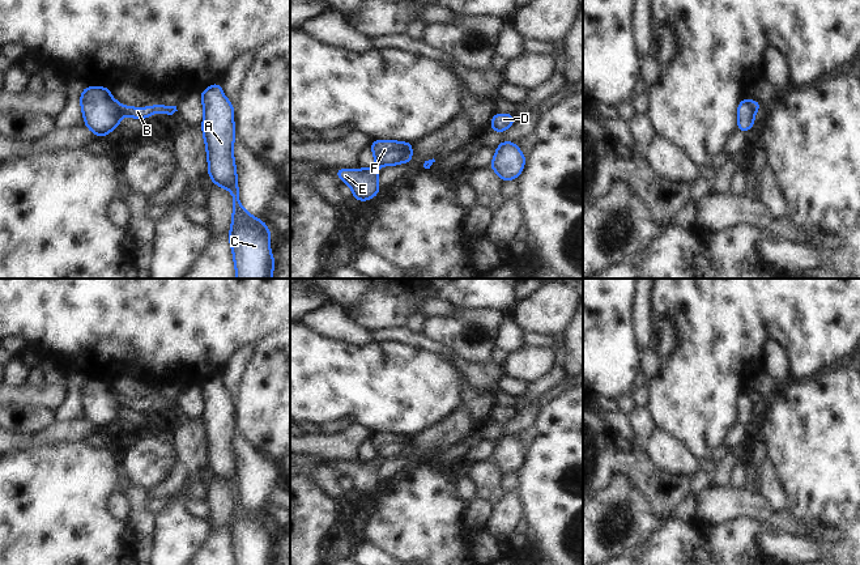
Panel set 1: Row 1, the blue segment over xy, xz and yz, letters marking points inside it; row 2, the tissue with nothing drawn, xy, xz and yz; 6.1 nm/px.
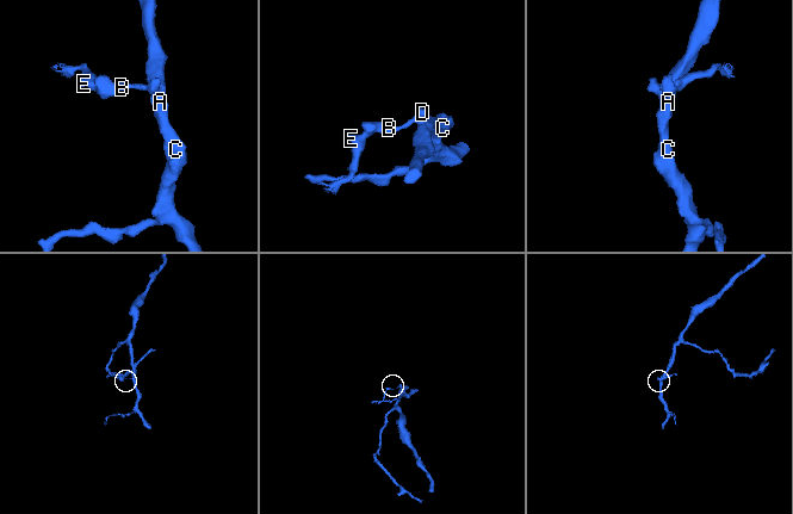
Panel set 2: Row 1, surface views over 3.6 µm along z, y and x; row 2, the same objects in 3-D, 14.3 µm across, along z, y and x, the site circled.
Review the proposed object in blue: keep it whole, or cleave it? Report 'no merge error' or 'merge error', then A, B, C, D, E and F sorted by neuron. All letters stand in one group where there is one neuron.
merge error; groups A B C D / E F

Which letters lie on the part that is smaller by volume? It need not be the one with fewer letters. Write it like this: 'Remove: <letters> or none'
Remove: E, F

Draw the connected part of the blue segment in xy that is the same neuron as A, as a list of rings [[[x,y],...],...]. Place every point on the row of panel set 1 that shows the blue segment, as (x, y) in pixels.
[[[221,82],[200,93],[204,115],[203,136],[208,153],[208,174],[216,186],[233,194],[233,220],[229,241],[237,279],[272,279],[274,258],[269,251],[269,228],[251,216],[239,201],[237,167],[233,154],[234,106],[223,95]]]

